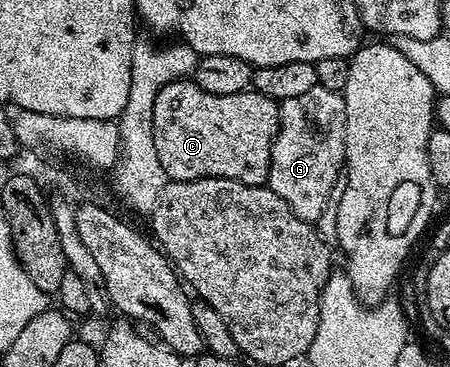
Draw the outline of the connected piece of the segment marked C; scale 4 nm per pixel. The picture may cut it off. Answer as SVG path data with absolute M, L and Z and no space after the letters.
M190 78L175 80L163 84L156 89L154 106L152 107L152 121L154 122L154 146L158 146L158 162L162 162L162 170L169 180L201 180L202 178L226 178L243 184L264 184L268 178L268 159L272 156L272 147L276 141L276 132L280 129L280 105L277 101L258 94L255 90L239 92L238 94L206 94L200 86Z

